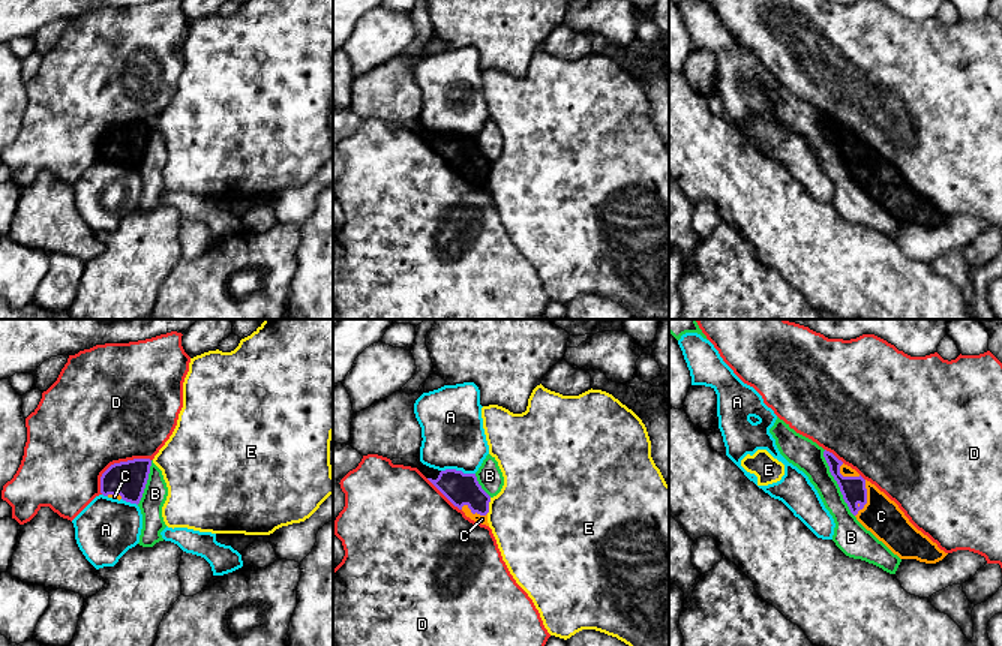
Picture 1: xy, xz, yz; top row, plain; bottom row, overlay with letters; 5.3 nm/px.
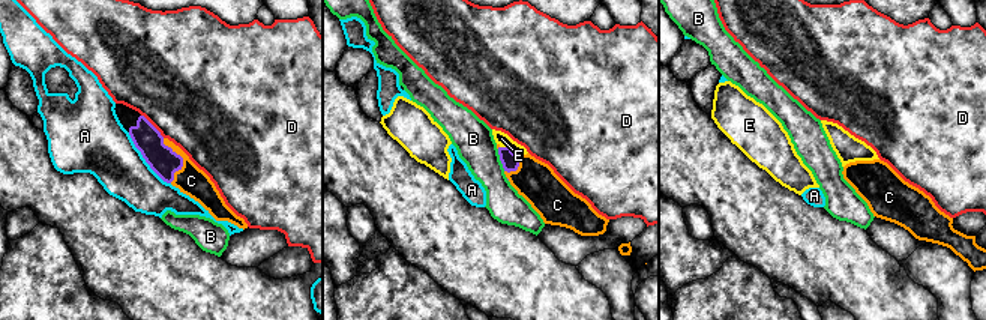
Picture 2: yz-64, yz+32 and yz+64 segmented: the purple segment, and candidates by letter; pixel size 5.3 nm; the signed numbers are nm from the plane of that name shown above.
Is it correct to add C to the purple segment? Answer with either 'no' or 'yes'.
yes

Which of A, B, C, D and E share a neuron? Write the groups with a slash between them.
A / B / C / D / E

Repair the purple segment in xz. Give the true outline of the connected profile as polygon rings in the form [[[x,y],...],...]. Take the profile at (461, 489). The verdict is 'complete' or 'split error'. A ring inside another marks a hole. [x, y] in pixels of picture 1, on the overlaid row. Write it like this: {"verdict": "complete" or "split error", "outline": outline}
{"verdict": "split error", "outline": [[[422,462],[417,469],[466,517],[489,526],[490,496],[478,484],[476,474],[464,474],[456,469],[438,471]]]}

